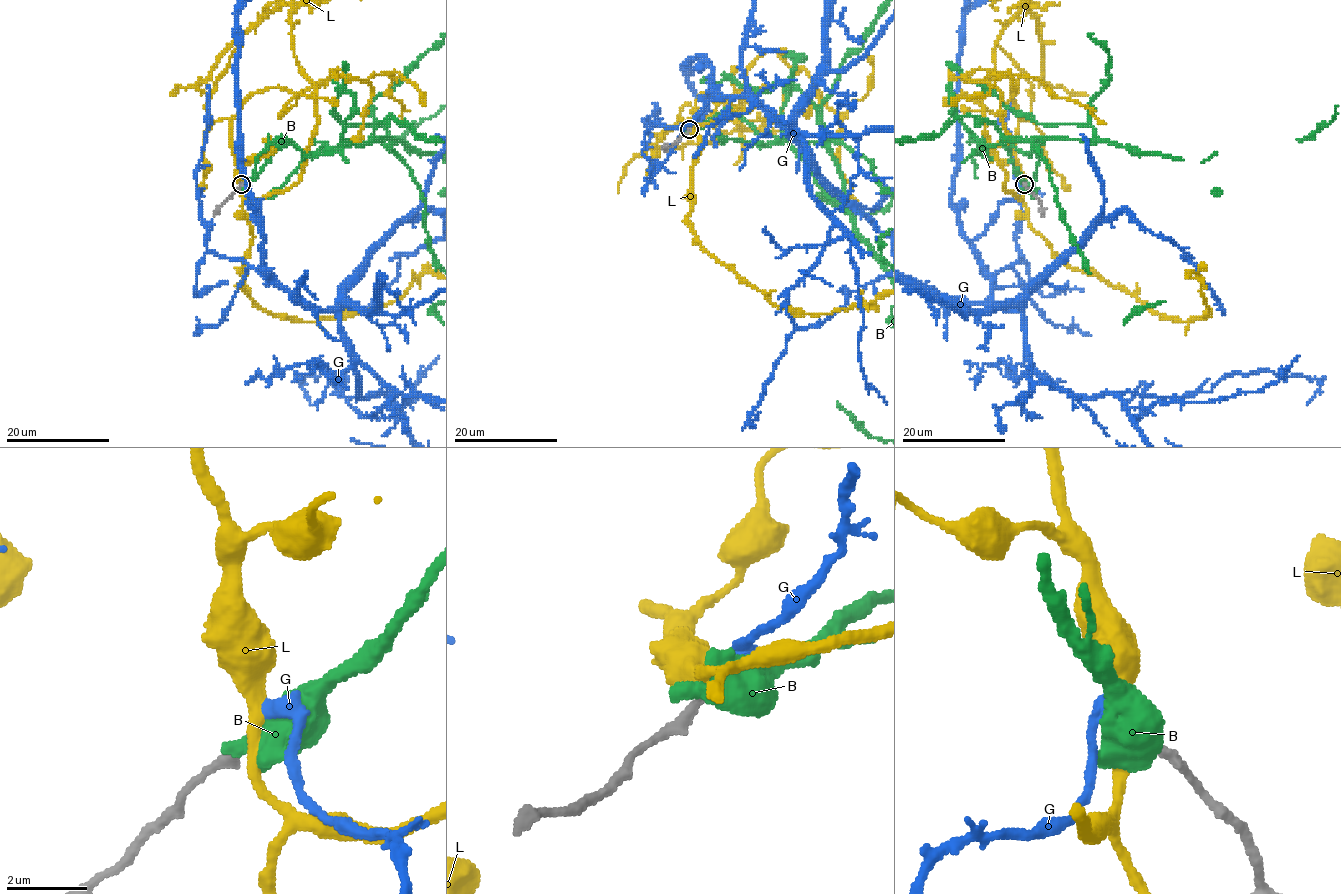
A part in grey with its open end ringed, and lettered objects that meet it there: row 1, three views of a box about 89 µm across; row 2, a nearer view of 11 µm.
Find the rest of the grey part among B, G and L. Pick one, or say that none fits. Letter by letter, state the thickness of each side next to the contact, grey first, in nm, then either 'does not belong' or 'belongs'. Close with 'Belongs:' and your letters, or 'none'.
B: calibres 340 and 550 nm; does not belong
G: calibres 320 and 420 nm; belongs
L: calibres 320 and 400 nm; does not belong
Belongs: G

